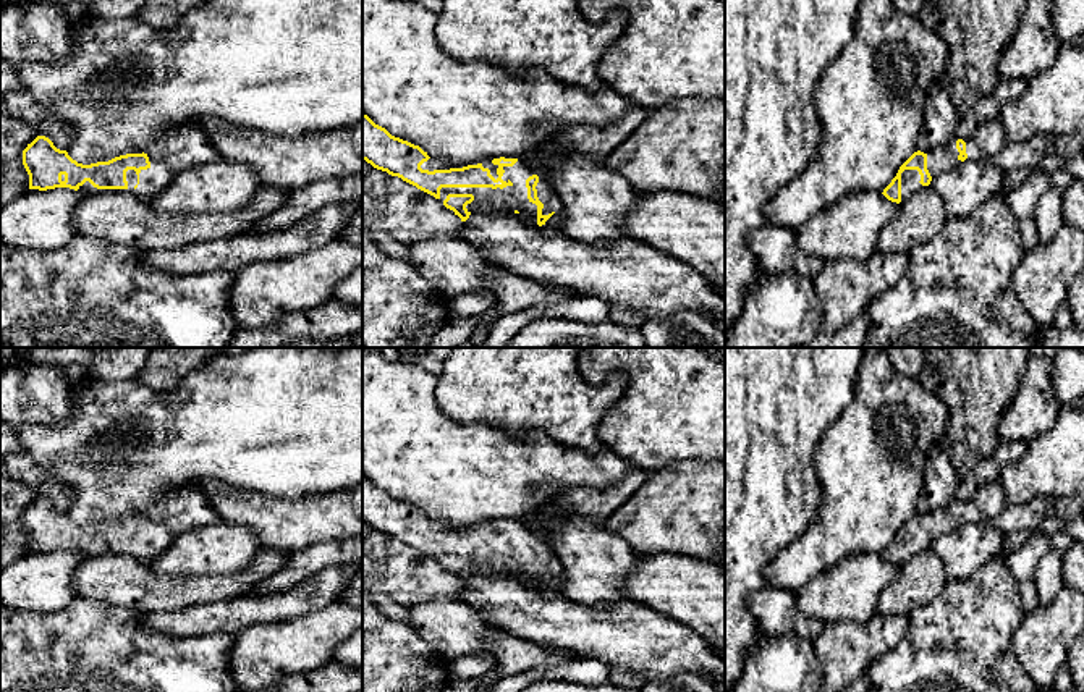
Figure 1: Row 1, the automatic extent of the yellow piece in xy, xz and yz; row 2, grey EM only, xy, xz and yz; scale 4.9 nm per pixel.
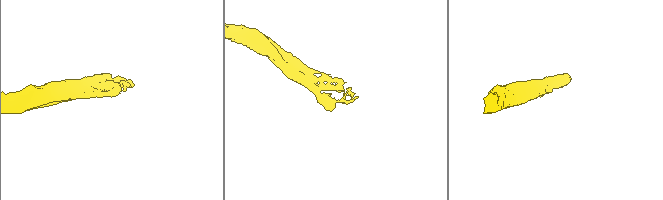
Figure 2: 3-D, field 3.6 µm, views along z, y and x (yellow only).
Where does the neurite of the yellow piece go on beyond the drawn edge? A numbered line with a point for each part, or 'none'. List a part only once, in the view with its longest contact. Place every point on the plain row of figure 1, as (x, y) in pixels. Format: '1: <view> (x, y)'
1: xz (513, 560)

